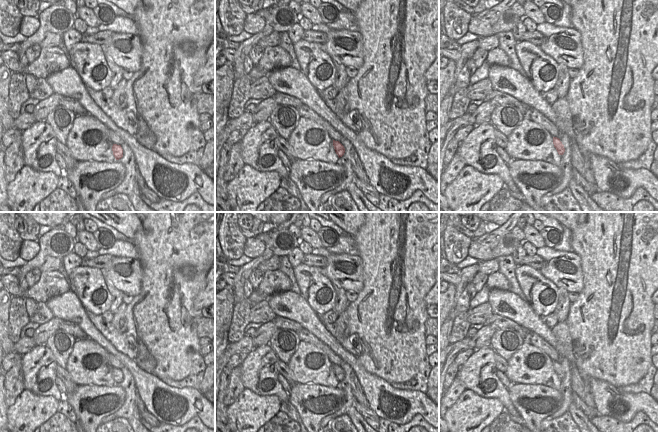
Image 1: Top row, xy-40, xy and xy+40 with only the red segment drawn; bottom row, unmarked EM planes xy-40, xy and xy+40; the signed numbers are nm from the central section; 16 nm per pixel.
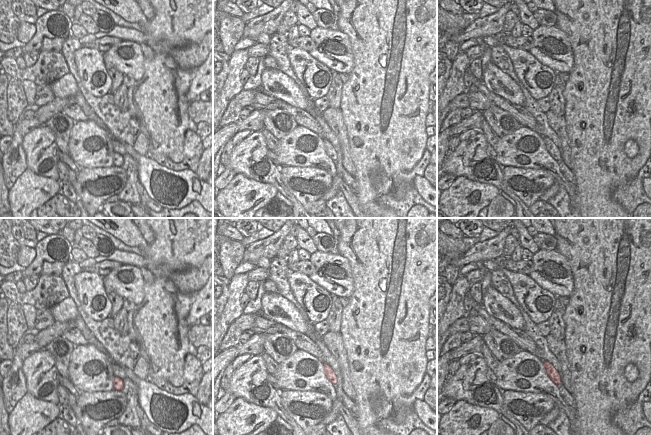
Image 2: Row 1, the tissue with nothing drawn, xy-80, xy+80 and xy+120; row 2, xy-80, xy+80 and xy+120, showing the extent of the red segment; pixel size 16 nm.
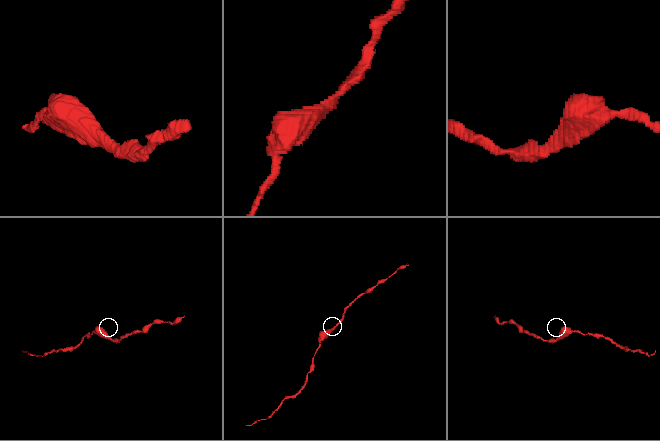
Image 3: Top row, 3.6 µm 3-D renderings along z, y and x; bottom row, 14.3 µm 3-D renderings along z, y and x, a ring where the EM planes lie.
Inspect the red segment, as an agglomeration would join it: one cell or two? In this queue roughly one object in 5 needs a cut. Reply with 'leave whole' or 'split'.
leave whole

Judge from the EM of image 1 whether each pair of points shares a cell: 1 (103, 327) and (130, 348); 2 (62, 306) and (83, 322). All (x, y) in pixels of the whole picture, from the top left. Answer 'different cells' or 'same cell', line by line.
1: same cell
2: same cell

